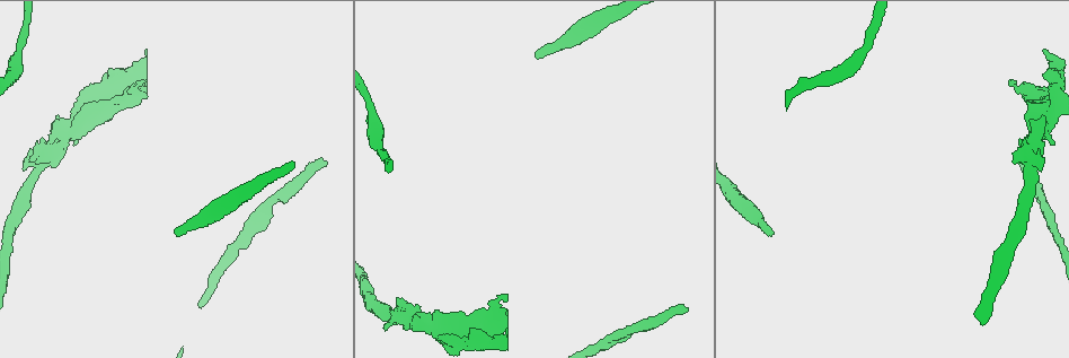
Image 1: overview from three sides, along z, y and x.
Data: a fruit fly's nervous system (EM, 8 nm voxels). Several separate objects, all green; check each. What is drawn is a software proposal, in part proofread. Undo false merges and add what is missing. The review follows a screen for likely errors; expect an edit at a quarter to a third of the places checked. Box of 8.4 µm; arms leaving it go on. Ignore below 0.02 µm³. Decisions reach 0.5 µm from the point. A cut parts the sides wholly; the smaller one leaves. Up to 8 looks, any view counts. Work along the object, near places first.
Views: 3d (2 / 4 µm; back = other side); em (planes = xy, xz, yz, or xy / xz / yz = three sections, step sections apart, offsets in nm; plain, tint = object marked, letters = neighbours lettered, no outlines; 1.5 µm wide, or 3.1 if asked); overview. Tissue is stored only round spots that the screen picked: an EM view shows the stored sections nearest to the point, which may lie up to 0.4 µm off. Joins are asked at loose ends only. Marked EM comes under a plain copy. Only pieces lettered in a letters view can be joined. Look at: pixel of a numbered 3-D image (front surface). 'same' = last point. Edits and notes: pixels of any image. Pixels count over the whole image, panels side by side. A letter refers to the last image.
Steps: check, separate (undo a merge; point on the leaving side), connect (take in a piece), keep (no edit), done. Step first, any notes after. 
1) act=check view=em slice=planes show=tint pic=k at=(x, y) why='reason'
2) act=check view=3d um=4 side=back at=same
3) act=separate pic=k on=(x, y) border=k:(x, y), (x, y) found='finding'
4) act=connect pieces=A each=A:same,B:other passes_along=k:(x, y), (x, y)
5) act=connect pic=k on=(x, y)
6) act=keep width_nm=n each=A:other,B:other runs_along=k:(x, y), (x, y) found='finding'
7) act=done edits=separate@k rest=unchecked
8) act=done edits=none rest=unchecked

act=check view=em slice=planes show=tint pic=1 at=(631, 328) why='thin neck'

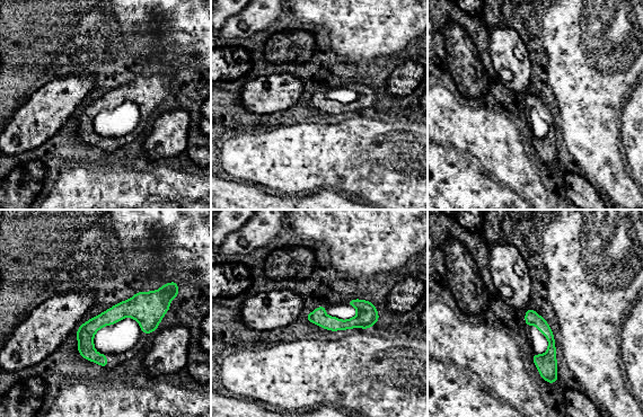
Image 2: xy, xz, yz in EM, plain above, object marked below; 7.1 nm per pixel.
act=check view=em slice=planes show=letters at=same why='what lies round it'

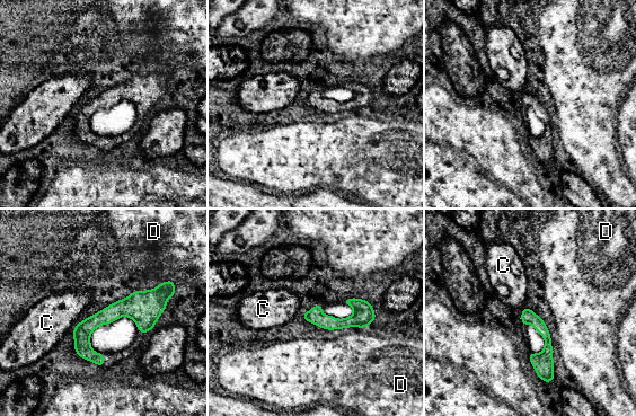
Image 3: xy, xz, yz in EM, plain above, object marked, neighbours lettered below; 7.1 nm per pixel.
act=keep each=C:other,D:other runs_along=3:(162, 293), (98, 318), (78, 350) found='one cell here'

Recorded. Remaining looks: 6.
act=check view=em slice=yz step=4 show=letters pic=1 at=(772, 232) why='an open end'

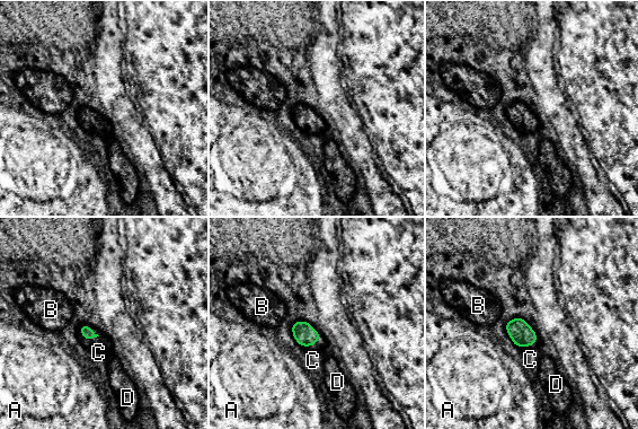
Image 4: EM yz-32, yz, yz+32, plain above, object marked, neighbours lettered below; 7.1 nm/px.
act=check view=em slice=planes show=letters at=same

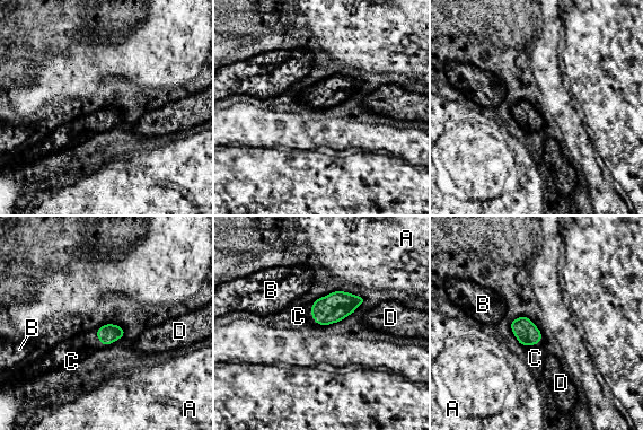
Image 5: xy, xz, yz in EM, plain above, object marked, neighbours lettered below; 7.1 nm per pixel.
act=connect pieces=C width_nm=140 each=A:other,B:other,C:same,D:other passes_along=5:(108, 333), (109, 343), (80, 362) found='it goes on there'

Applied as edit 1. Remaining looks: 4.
act=check view=3d um=4 pic=1 at=(375, 119) why='sudden change in width'

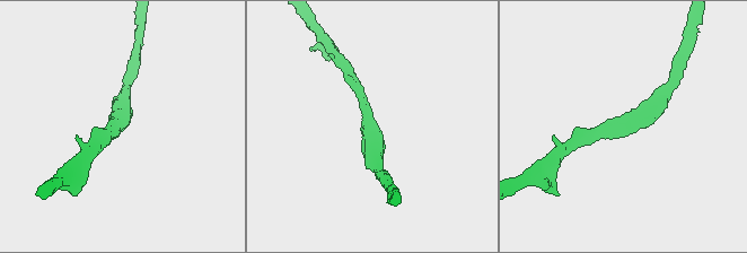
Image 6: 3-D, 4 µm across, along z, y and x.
act=check view=em slice=xz step=8 show=tint pic=6 at=(370, 131)

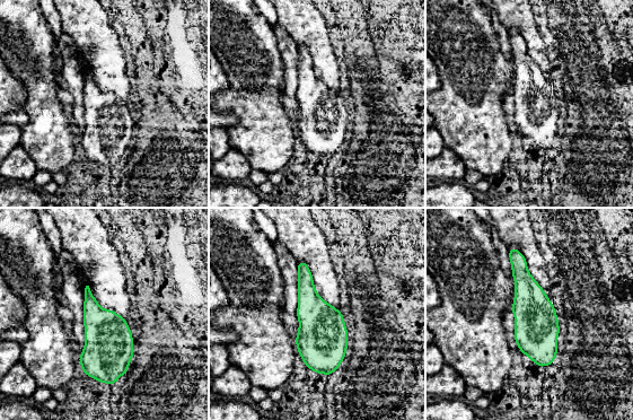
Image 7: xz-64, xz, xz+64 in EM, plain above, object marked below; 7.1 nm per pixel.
act=check view=em slice=yz step=4 show=letters at=same

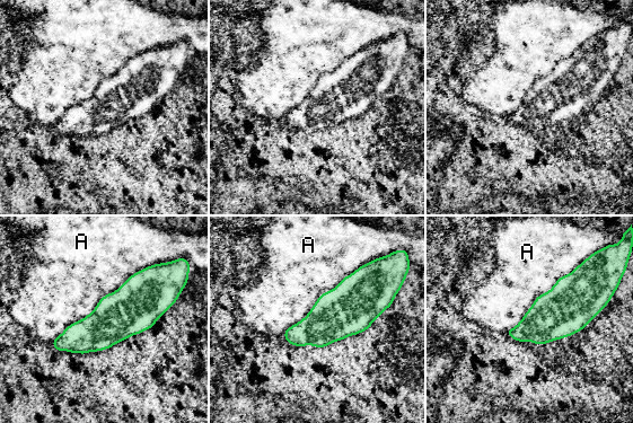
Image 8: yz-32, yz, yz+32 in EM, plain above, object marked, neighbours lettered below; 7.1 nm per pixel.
act=keep each=A:other border=8:(152, 265), (132, 273), (52, 340) found='all the same cell'

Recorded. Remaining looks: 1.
act=done edits=connect@5 rest=unchecked

